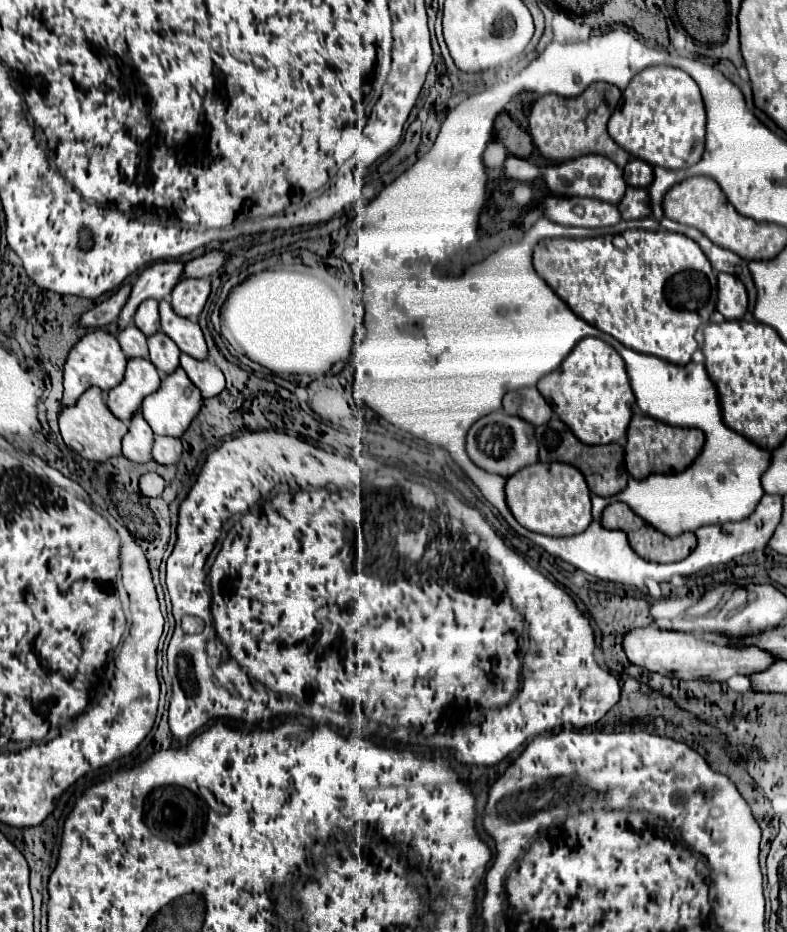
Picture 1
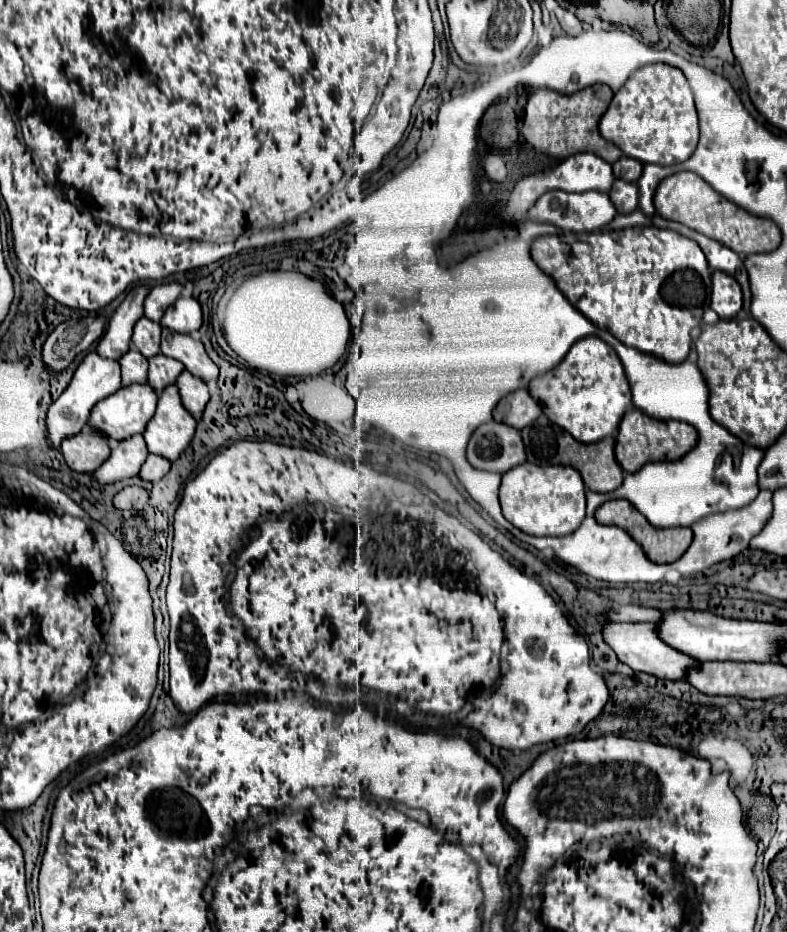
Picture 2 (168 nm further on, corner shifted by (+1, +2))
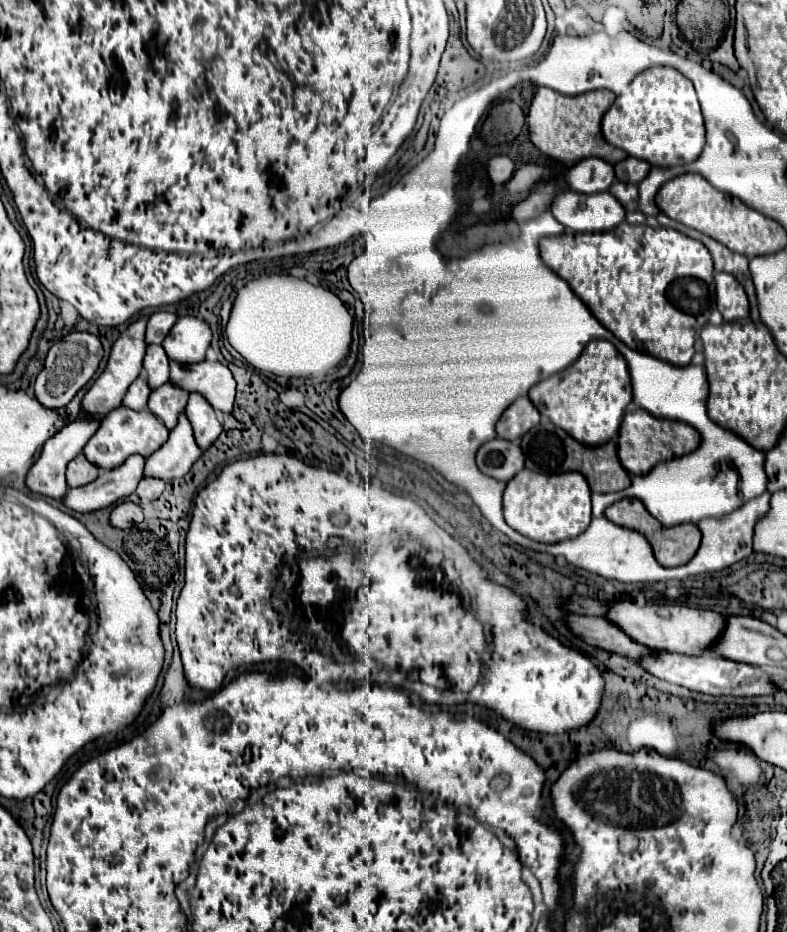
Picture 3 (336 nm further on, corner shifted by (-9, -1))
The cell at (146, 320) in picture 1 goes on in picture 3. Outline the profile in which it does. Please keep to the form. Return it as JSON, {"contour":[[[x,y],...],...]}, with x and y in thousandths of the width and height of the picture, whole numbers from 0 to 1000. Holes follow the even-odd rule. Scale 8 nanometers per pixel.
{"contour":[[[188,372],[183,383],[183,405],[193,420],[213,411],[213,383],[206,372]]]}

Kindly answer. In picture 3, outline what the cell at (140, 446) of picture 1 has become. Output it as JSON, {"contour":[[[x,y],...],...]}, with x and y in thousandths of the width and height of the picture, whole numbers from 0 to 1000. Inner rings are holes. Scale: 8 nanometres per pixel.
{"contour":[[[168,488],[155,501],[130,505],[122,516],[97,525],[86,525],[79,535],[84,546],[109,553],[165,533],[180,514],[183,497],[183,490]]]}

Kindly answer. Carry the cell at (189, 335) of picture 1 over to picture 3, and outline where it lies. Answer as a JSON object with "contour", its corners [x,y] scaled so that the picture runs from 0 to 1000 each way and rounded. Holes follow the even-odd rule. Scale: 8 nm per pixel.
{"contour":[[[257,387],[249,392],[226,392],[216,389],[216,411],[239,420],[254,422],[274,441],[295,443],[300,409],[292,396],[282,389]]]}

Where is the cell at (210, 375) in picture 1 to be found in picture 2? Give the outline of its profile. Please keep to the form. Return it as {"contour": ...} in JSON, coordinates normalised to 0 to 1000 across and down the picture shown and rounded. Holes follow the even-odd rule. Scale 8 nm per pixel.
{"contour":[[[231,399],[224,408],[224,414],[229,416],[229,425],[231,425],[231,433],[247,442],[244,446],[252,451],[257,446],[257,440],[262,436],[262,431],[267,429],[264,423],[264,412],[259,408],[252,408],[252,403],[241,403],[241,399]]]}

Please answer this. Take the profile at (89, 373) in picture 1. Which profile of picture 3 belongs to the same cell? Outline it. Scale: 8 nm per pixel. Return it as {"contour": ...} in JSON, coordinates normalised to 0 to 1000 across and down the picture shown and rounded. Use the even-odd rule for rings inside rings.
{"contour":[[[104,445],[84,456],[79,462],[74,462],[69,469],[64,469],[51,486],[51,490],[46,492],[46,497],[38,501],[36,510],[33,510],[33,523],[38,525],[41,531],[48,531],[48,533],[61,533],[61,535],[79,535],[86,527],[86,520],[84,520],[84,512],[81,512],[81,505],[84,505],[84,499],[89,497],[89,492],[94,488],[102,488],[107,477],[112,475],[112,471],[119,467],[119,462],[125,460],[125,454],[122,452],[109,452]]]}

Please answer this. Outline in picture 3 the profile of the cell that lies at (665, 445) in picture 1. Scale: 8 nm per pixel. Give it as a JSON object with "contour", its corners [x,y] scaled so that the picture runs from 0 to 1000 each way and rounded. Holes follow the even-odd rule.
{"contour":[[[811,439],[811,441],[795,443],[790,450],[788,469],[785,469],[785,492],[798,508],[816,510],[816,508],[823,508],[839,495],[849,495],[849,492],[879,486],[882,482],[887,482],[887,477],[889,477],[889,467],[874,454],[836,450],[836,447],[828,447],[823,441]]]}

